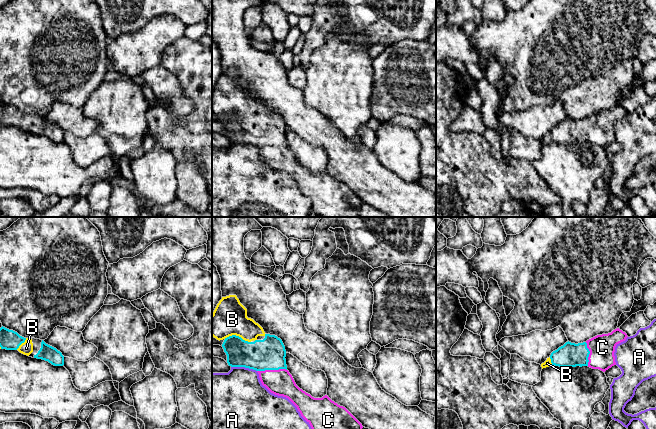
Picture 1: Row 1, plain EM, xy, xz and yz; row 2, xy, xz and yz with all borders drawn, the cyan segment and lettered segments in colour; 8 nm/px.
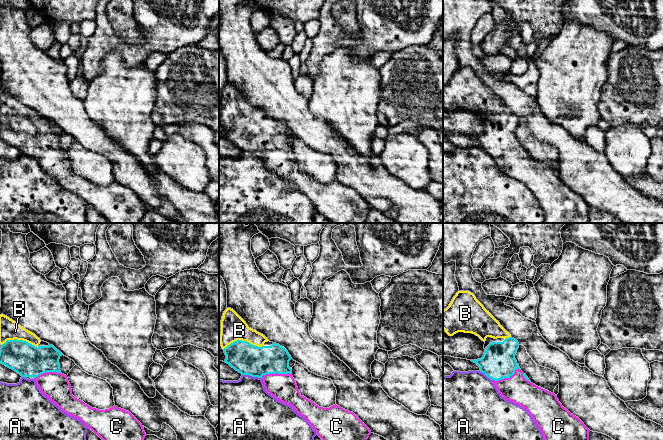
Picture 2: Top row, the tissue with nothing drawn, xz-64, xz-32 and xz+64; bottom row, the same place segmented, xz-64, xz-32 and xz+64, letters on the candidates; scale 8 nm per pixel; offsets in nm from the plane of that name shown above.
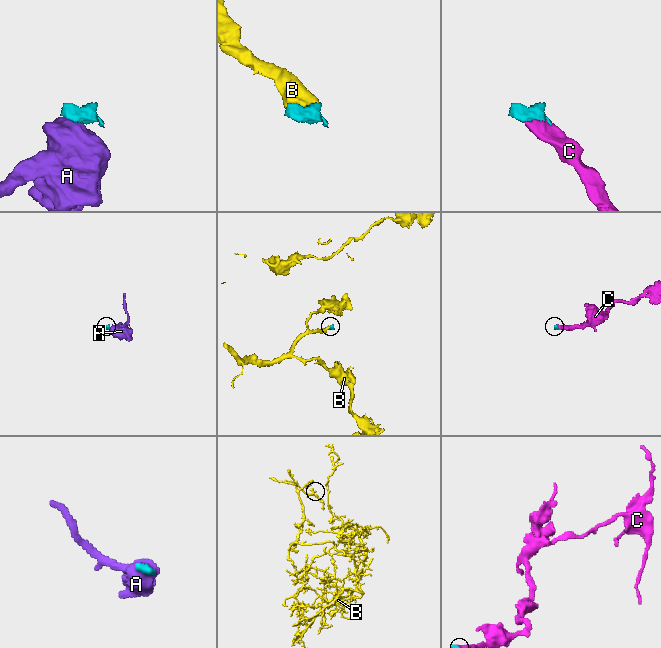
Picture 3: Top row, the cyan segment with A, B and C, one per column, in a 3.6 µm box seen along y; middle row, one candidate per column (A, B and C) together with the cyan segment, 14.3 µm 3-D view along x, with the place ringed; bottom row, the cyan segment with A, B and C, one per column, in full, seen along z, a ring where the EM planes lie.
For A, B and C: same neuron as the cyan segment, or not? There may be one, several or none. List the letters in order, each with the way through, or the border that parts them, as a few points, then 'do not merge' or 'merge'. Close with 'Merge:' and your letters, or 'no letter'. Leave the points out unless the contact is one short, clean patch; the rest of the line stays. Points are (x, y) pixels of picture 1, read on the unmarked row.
A: along xz (231, 142), (244, 142), (256, 147) | do not merge
B: merge
C: merge
Merge: B, C

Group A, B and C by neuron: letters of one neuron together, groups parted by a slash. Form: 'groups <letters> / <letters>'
groups A / B C

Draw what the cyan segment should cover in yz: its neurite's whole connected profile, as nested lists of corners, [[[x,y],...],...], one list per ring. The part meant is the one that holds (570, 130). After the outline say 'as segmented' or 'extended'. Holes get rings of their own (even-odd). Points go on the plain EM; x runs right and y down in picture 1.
[[[619,104],[611,109],[597,111],[583,119],[566,118],[553,127],[541,140],[542,145],[551,141],[559,143],[588,142],[603,148],[616,141],[615,123],[627,114],[627,110]]]; extended

